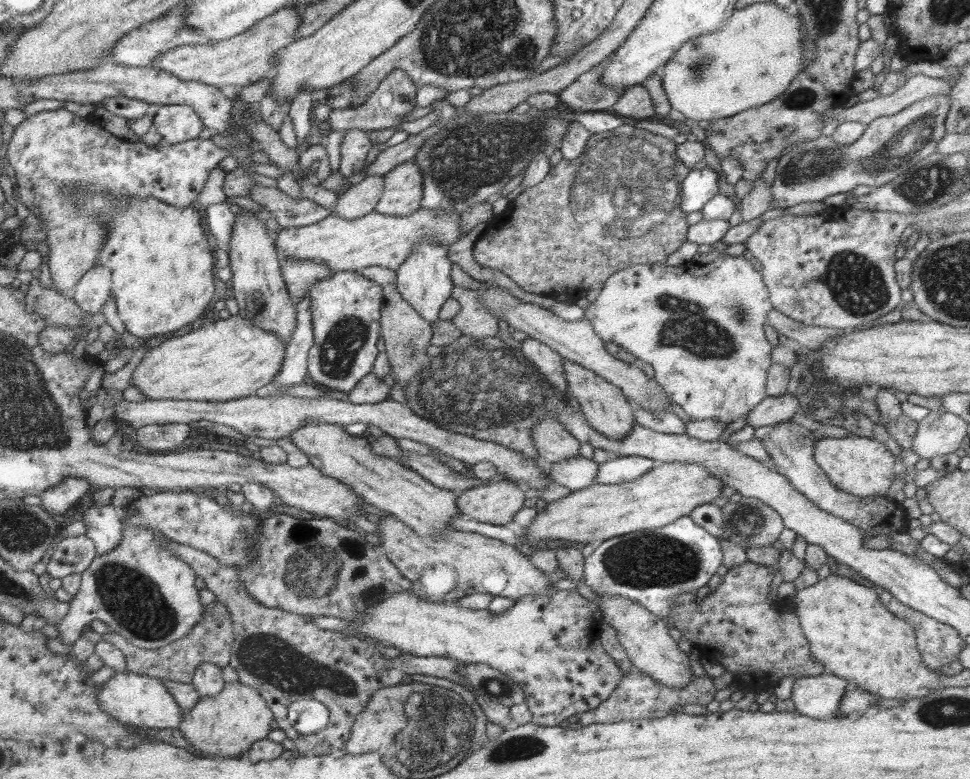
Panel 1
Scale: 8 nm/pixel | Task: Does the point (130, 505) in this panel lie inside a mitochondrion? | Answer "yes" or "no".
no

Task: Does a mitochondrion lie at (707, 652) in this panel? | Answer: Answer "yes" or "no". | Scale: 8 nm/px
no

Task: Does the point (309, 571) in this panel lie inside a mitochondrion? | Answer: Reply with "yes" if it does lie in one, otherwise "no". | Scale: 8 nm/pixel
yes

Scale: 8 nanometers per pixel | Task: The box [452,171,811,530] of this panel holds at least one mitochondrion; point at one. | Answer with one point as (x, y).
(683, 327)

